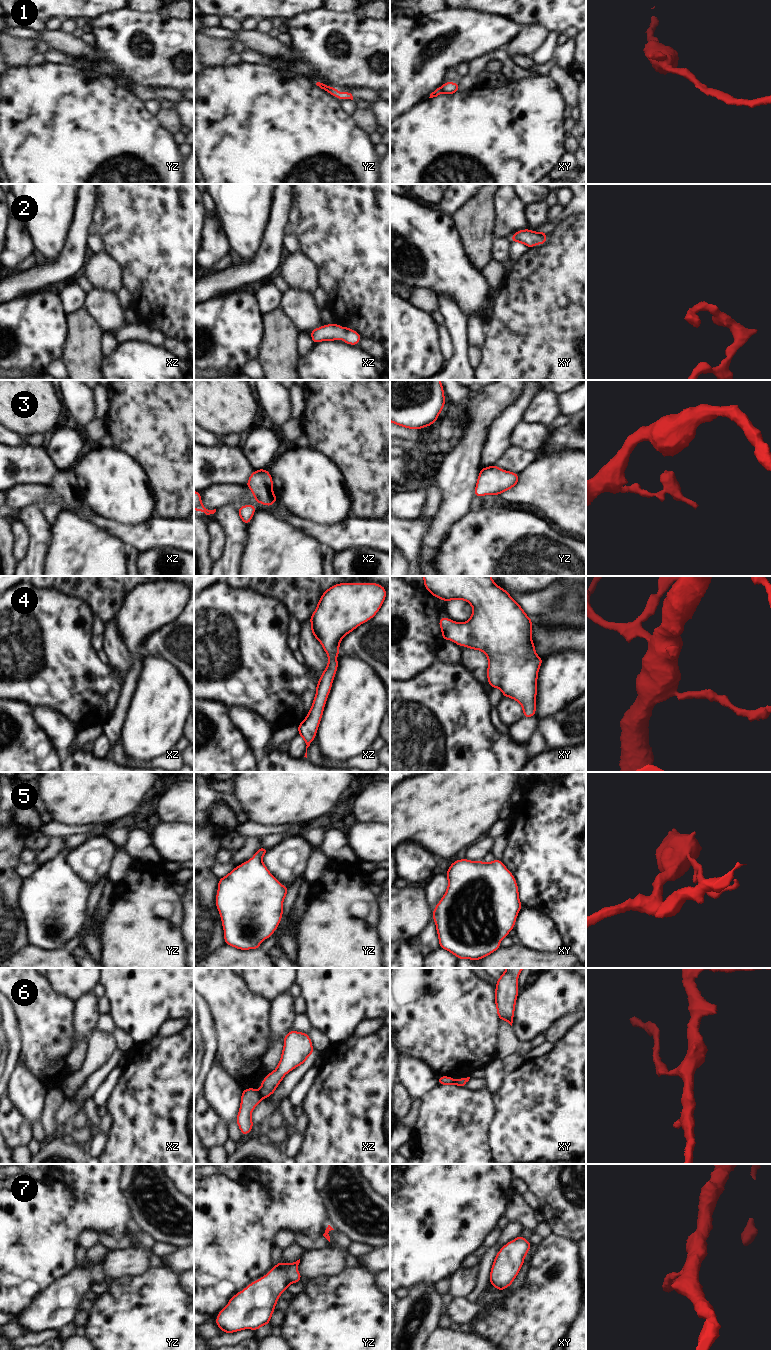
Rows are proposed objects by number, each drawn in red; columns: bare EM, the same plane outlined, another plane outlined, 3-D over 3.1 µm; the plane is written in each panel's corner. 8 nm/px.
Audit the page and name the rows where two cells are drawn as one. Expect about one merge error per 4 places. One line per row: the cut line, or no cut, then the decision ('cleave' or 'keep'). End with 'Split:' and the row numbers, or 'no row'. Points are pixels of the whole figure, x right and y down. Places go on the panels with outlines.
1: no cut; keep
2: no cut; keep
3: no cut; keep
4: no cut; keep
5: no cut; keep
6: cut in xz along (258, 1092), (263, 1098); cleave
7: no cut; keep
Split: 6

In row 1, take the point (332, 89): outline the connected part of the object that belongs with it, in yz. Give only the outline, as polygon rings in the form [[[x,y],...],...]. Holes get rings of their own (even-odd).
[[[317,82],[316,85],[319,86],[321,89],[325,90],[326,92],[330,93],[332,96],[337,97],[339,100],[345,100],[345,99],[353,100],[352,94],[347,91],[340,93],[336,88],[325,85],[320,82]]]

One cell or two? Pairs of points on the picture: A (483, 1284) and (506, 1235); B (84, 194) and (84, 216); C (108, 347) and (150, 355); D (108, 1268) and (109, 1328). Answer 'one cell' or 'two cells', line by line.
A: one cell
B: one cell
C: two cells
D: two cells

